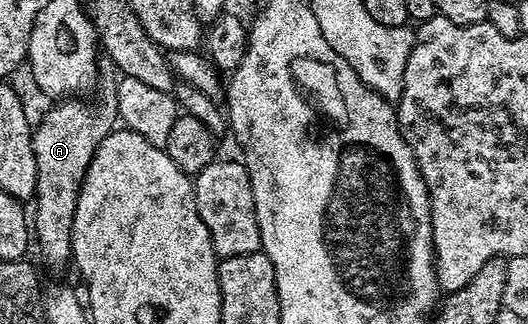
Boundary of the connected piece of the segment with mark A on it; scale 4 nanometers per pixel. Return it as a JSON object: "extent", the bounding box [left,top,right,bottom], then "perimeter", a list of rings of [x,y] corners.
{"extent":[31,72,119,269],"perimeter":[[[102,72],[99,77],[99,84],[96,86],[95,94],[97,98],[94,101],[85,101],[89,99],[61,99],[56,102],[54,109],[49,109],[41,117],[41,122],[36,122],[33,131],[33,150],[35,151],[35,167],[37,168],[37,195],[35,204],[31,209],[31,233],[35,238],[35,249],[41,252],[41,257],[45,260],[45,265],[49,269],[61,269],[66,264],[70,264],[73,256],[73,216],[75,215],[75,207],[79,203],[79,191],[81,190],[81,181],[85,178],[87,167],[91,163],[91,159],[95,155],[95,151],[99,147],[99,143],[103,143],[103,139],[107,139],[107,135],[113,132],[115,126],[118,124],[119,118],[117,116],[117,86],[115,84],[115,77],[112,72]]]}

